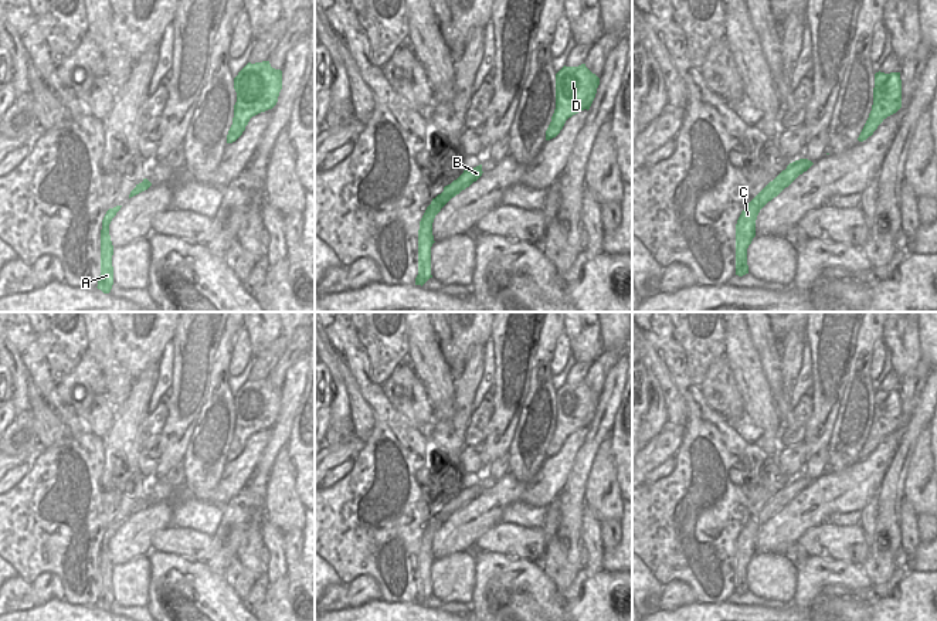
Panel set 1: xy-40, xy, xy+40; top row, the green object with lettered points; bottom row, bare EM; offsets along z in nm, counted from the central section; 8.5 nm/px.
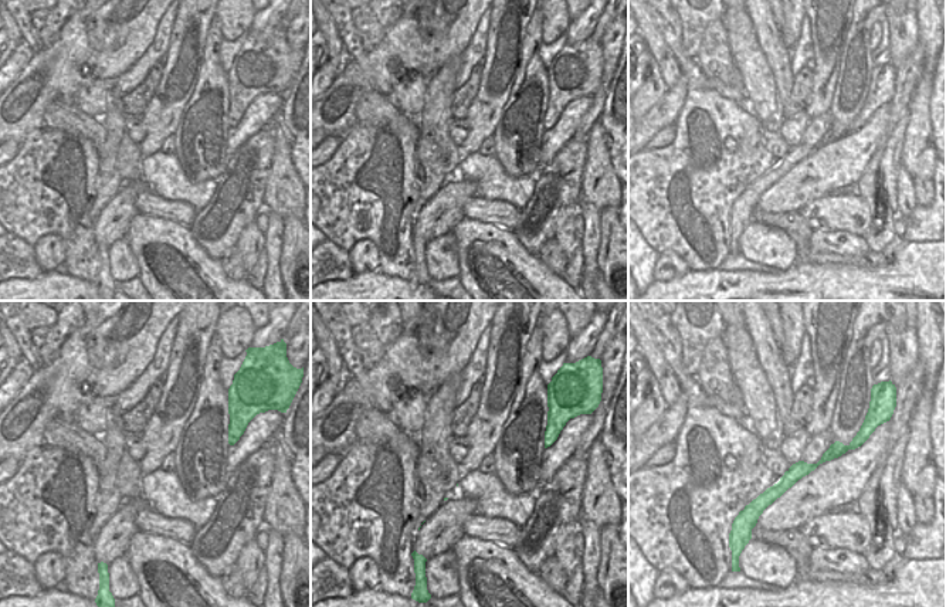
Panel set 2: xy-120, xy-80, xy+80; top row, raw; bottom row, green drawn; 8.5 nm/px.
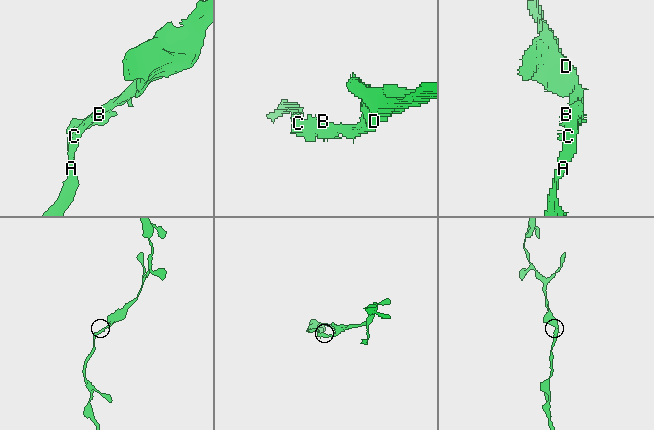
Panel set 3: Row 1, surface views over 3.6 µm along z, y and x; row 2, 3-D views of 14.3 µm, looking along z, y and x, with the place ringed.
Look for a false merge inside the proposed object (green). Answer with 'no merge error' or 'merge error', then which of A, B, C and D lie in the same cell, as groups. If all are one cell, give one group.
no merge error | A B C D

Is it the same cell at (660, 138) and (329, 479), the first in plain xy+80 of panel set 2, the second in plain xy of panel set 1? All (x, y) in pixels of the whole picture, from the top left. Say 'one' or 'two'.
one

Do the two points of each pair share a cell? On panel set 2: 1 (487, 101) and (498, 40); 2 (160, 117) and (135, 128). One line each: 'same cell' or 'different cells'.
1: same cell
2: different cells

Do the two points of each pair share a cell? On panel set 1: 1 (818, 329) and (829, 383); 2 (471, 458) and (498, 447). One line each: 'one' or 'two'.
1: one
2: two

